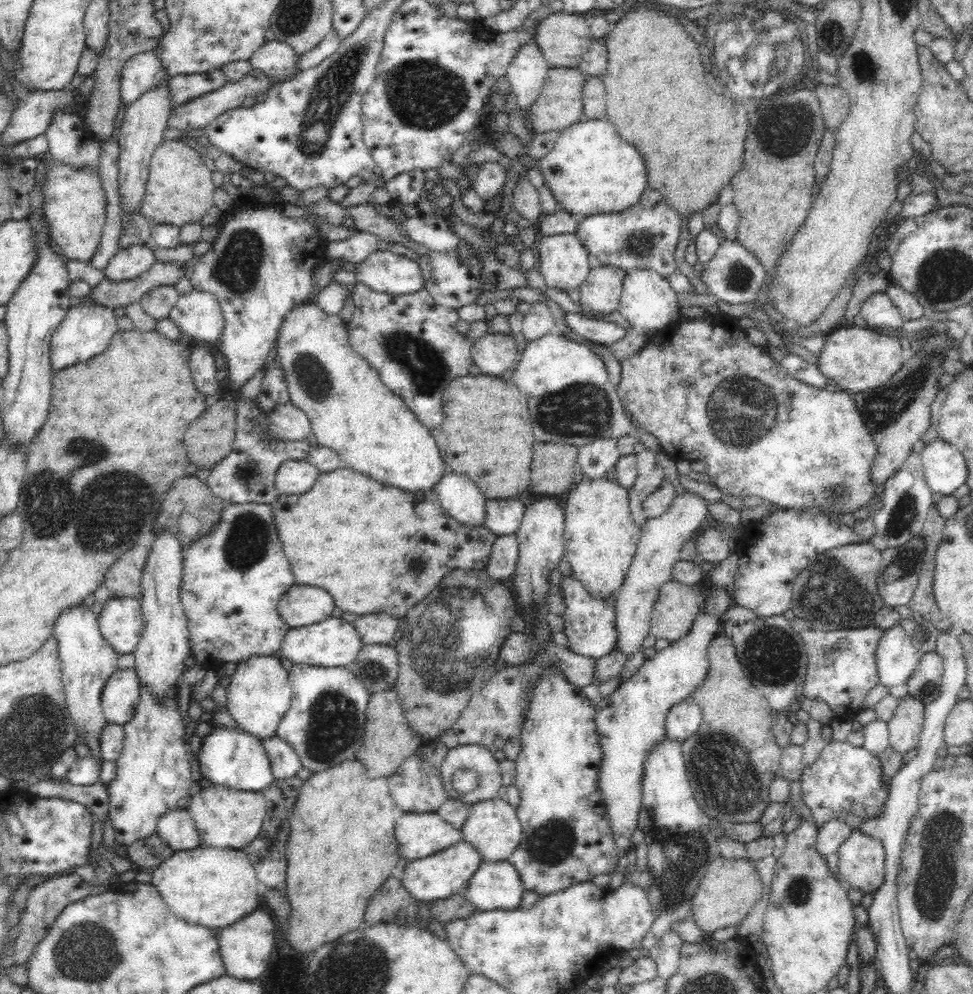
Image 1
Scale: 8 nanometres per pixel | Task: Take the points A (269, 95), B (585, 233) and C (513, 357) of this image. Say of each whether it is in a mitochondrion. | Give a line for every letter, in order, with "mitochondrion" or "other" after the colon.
A: other
B: other
C: other

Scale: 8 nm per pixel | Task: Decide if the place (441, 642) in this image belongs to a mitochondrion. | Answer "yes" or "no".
yes

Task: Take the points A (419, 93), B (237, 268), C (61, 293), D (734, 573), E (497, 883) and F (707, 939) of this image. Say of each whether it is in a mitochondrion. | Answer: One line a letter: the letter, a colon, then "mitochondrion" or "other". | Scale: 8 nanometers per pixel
A: mitochondrion
B: mitochondrion
C: other
D: other
E: other
F: other

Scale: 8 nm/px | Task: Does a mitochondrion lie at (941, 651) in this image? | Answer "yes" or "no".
no

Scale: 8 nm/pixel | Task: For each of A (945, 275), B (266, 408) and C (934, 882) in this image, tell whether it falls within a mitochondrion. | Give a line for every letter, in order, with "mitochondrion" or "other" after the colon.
A: mitochondrion
B: other
C: mitochondrion

